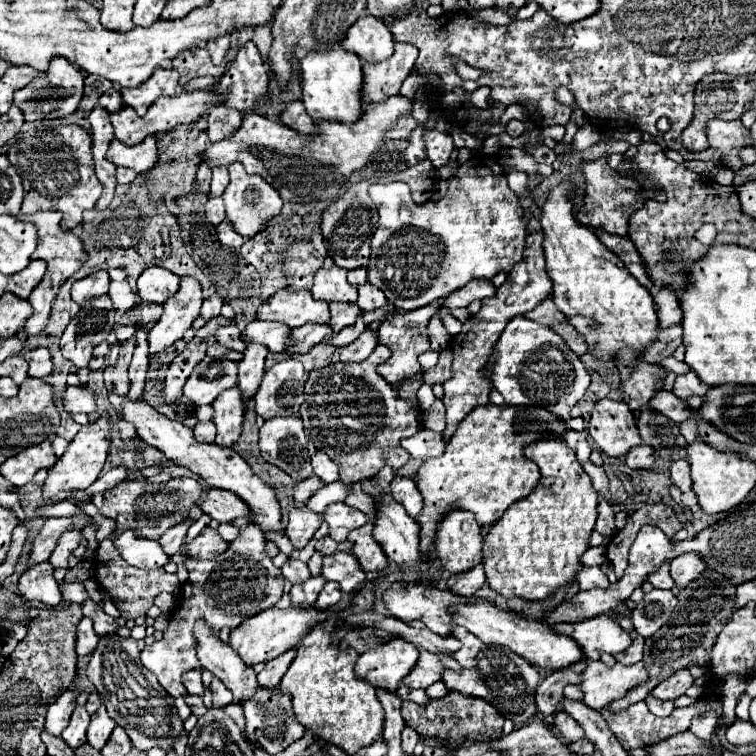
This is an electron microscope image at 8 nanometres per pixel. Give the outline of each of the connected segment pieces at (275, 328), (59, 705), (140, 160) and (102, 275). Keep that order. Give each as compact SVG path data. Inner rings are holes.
M252 321L242 331L244 341L266 345L270 351L286 351L290 345L294 345L292 329L282 323L266 323L266 321Z
M68 689L64 691L50 707L48 707L48 713L46 713L46 731L48 733L54 733L54 735L60 735L68 721L70 721L70 715L76 707L76 697L78 697L80 691L76 689Z
M146 137L142 143L134 145L134 147L126 147L124 143L120 143L118 139L112 139L110 149L106 153L106 159L112 161L114 165L120 167L128 167L136 173L146 173L148 169L152 169L158 161L158 153L156 153L156 137Z
M96 271L84 279L74 281L72 285L72 299L80 305L86 297L94 297L94 295L102 295L108 293L108 285L110 285L110 275L108 271Z

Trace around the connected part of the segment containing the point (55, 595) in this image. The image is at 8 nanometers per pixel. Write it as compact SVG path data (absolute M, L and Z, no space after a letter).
M38 563L22 573L18 581L18 593L26 601L40 601L44 605L56 607L62 601L58 581L52 577L50 563Z

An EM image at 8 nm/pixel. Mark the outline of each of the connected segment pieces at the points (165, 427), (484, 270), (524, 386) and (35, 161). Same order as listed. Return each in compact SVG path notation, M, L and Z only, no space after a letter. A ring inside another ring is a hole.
M124 397L122 417L124 417L124 421L134 425L136 435L140 439L144 439L148 445L154 445L154 447L162 449L162 453L170 461L174 461L178 465L184 465L184 467L192 469L194 473L202 475L208 481L208 485L218 487L218 489L234 491L238 497L242 497L252 509L252 521L256 525L260 525L262 531L268 531L268 529L282 531L280 505L278 505L278 501L274 497L274 491L260 477L256 477L252 473L250 465L232 447L222 447L222 445L216 445L216 443L198 443L194 439L194 435L192 435L192 429L184 427L180 421L172 421L166 415L158 413L152 405L148 405L142 399L132 401L132 399Z
M484 167L474 175L456 173L450 179L448 193L442 199L428 201L424 205L416 205L412 201L410 189L402 181L370 185L370 197L380 213L380 221L372 237L374 241L368 261L368 281L378 285L386 293L386 299L402 311L414 311L430 305L436 299L444 299L472 279L492 279L500 271L508 273L522 259L526 245L522 207L518 205L518 197L514 197L502 173L494 173Z
M514 317L500 335L494 351L484 367L484 375L492 387L500 391L506 405L546 405L558 403L558 417L570 419L570 409L580 401L590 385L590 373L584 369L580 357L558 337L550 327Z
M58 125L42 133L24 133L8 151L8 161L16 167L24 185L22 213L40 209L62 211L62 229L74 229L82 223L82 213L92 209L102 193L94 173L92 137L80 125Z

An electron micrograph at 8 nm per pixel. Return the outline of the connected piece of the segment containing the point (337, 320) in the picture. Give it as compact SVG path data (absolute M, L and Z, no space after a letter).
M334 301L334 303L330 303L330 313L332 313L332 317L330 317L328 323L336 333L338 329L344 329L344 327L352 325L358 319L358 315L362 313L362 309L358 309L356 303L338 303L338 301Z

